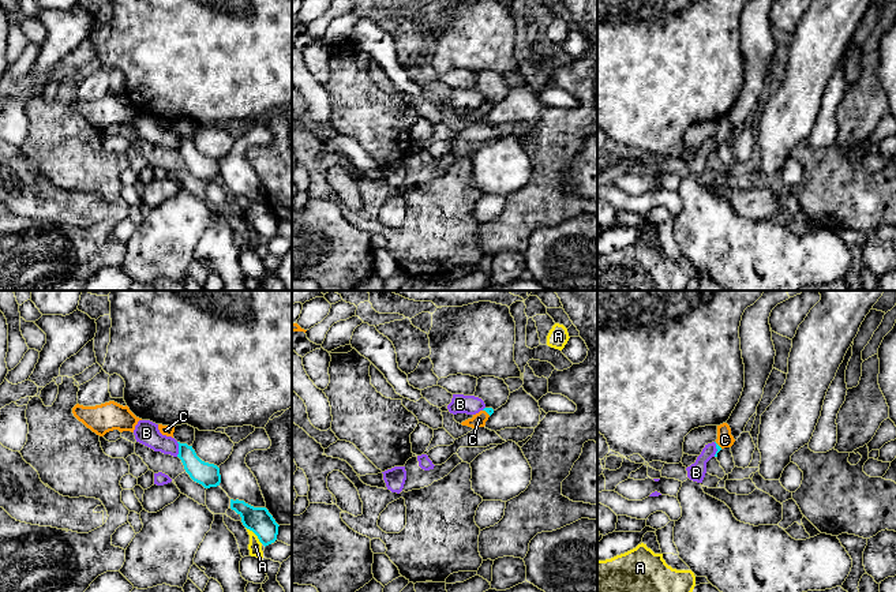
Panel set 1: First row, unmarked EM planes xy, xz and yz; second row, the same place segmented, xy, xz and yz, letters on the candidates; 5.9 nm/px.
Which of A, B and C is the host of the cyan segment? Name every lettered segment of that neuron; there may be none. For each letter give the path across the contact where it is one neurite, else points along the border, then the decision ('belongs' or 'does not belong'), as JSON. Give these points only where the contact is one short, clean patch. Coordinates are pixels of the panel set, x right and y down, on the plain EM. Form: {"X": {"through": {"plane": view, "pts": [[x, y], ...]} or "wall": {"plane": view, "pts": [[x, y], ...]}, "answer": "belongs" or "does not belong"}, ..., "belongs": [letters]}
{"A": {"wall": {"plane": "xy", "pts": [[246, 221], [262, 238]]}, "answer": "does not belong"}, "B": {"wall": {"plane": "xy", "pts": [[176, 137], [177, 150]]}, "answer": "does not belong"}, "C": {"through": {"plane": "xz", "pts": [[490, 105], [487, 107], [479, 113]]}, "answer": "belongs"}, "belongs": ["C"]}

